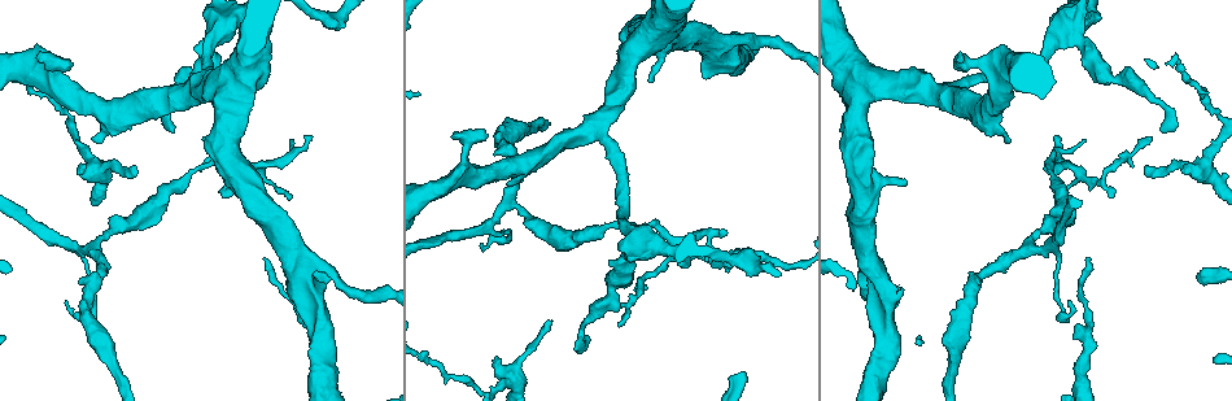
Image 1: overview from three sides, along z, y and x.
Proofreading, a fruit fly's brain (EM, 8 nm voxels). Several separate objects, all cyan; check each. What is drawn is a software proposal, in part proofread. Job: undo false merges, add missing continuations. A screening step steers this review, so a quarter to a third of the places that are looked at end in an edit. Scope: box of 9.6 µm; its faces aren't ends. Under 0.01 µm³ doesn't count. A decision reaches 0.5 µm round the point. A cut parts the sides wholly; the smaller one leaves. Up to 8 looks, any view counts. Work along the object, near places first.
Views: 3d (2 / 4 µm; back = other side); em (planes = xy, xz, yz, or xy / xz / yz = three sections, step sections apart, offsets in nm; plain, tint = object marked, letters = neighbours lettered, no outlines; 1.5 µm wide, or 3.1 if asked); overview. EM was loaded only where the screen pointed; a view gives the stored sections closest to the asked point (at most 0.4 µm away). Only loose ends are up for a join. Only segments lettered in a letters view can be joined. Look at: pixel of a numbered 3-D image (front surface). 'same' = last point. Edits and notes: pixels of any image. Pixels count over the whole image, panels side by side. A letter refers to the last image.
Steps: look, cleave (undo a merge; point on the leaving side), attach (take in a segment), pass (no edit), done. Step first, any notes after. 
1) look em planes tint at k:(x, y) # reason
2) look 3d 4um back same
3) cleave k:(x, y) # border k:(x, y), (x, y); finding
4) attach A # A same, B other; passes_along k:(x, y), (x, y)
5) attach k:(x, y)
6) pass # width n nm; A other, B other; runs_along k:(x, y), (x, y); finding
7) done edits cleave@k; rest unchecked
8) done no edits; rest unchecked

look 3d 4um at 1:(738, 249) # free end

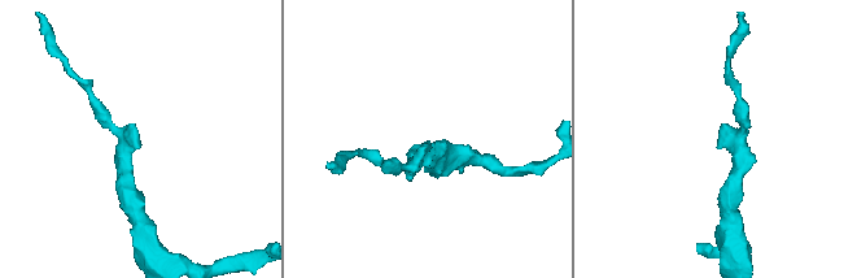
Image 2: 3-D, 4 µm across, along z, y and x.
look em planes plain at 2:(137, 133) # need the tissue

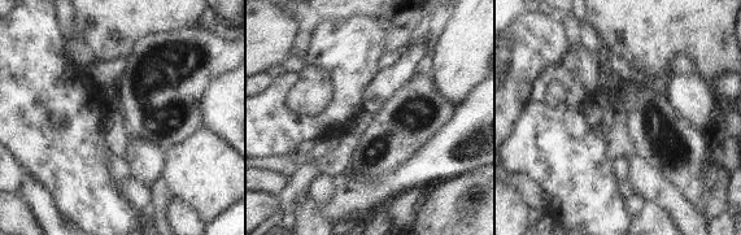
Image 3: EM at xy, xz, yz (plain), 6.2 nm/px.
look em planes letters same

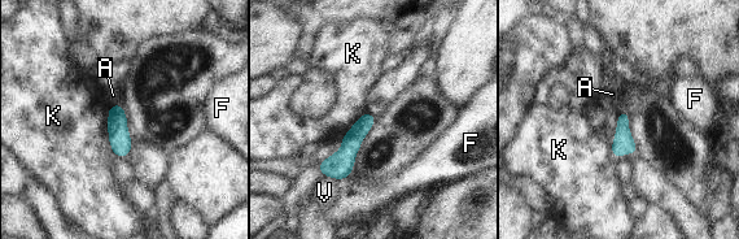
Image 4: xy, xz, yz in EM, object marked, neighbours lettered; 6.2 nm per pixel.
pass # A other, F other, K other, V other; border 4:(108, 105), (108, 143), (116, 156); no lettered segment goes on from it

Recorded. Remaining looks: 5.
look 3d 4um at 1:(680, 263) # thin end

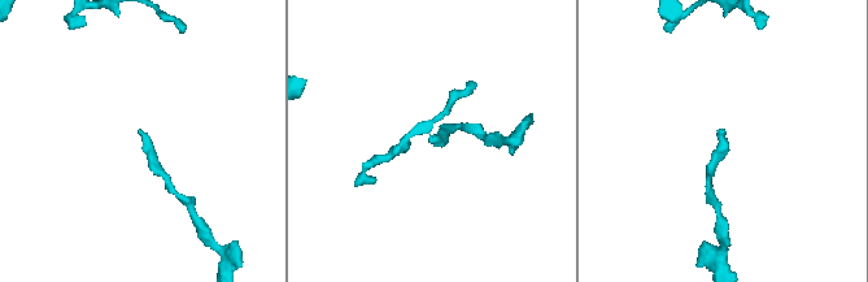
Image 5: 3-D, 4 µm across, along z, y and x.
look em planes letters at 5:(139, 131)

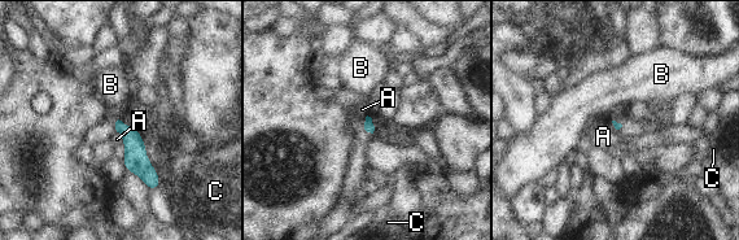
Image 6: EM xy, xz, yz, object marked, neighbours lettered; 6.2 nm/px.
pass # A other, B other, C other; none of them fits

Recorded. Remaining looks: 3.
look 3d 2um back at 1:(1059, 263)

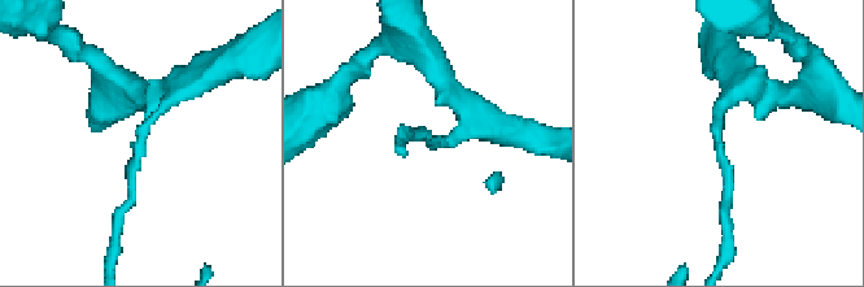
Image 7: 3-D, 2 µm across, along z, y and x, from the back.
look em xy step 4 tint at 7:(143, 138) # arms 3; now the EM

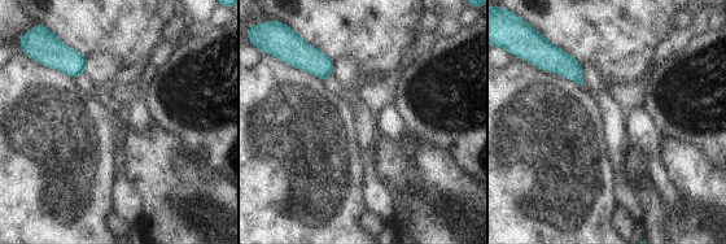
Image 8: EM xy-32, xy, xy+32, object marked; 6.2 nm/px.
look em planes letters same # cut it another way

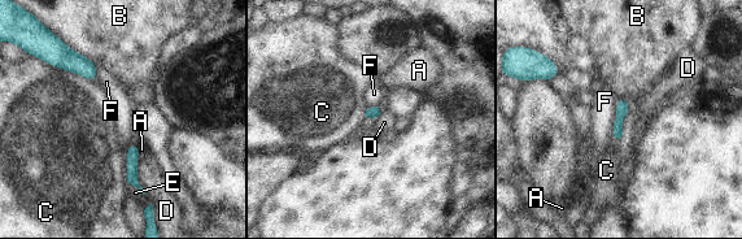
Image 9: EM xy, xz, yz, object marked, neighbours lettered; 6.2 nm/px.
pass # A other, B other, C other, D other, E other, F other; border 9:(616, 98), (616, 116), (612, 126); all the same cell

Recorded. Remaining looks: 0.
done no edits; rest unchecked

